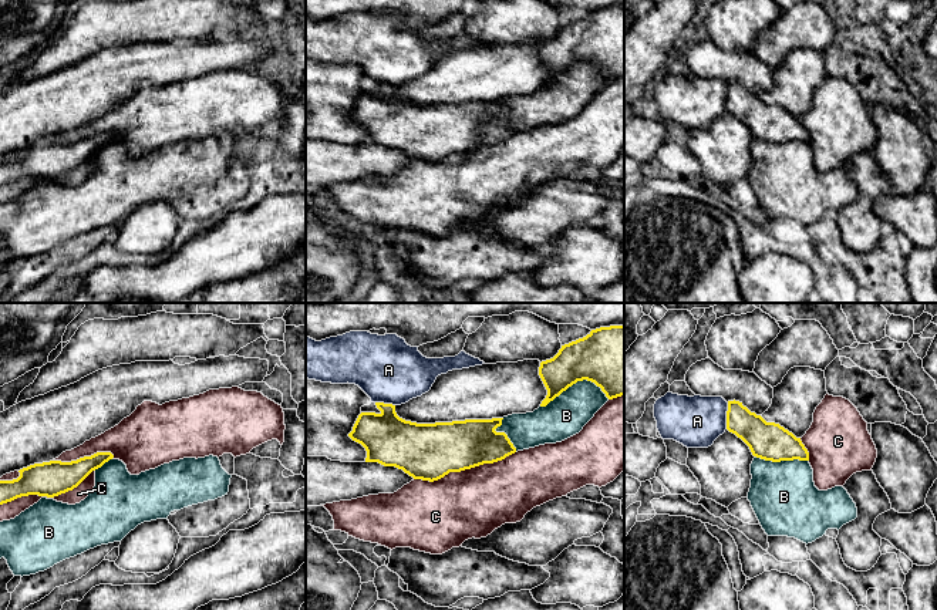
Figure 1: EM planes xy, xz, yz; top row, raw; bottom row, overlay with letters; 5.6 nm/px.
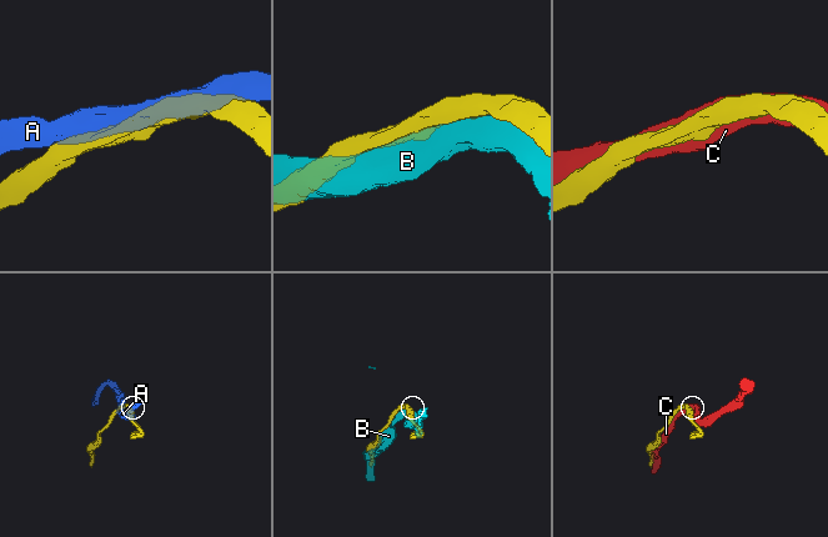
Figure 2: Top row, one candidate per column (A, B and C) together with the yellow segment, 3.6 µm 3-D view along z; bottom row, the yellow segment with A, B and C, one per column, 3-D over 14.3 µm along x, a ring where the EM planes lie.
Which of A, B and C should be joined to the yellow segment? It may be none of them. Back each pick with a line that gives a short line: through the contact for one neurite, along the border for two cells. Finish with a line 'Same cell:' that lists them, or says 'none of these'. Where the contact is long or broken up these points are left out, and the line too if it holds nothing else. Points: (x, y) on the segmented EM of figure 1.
Same cell: none of these

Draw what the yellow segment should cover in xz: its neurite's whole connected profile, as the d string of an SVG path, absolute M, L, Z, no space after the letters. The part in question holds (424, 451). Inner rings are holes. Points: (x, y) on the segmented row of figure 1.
M392 404L375 405L381 412L361 412L348 437L365 448L365 462L395 466L414 479L434 482L449 472L493 464L516 452L508 435L495 431L503 418L417 424L400 418Z

